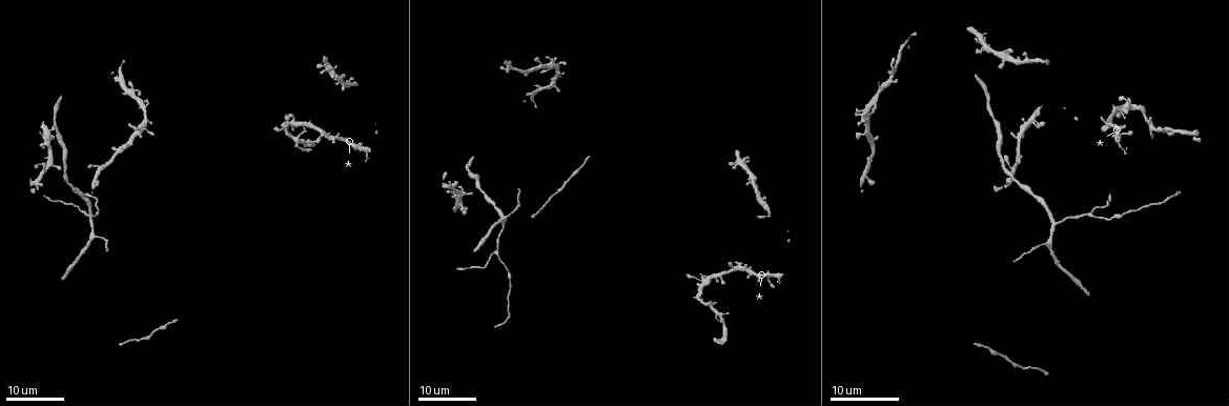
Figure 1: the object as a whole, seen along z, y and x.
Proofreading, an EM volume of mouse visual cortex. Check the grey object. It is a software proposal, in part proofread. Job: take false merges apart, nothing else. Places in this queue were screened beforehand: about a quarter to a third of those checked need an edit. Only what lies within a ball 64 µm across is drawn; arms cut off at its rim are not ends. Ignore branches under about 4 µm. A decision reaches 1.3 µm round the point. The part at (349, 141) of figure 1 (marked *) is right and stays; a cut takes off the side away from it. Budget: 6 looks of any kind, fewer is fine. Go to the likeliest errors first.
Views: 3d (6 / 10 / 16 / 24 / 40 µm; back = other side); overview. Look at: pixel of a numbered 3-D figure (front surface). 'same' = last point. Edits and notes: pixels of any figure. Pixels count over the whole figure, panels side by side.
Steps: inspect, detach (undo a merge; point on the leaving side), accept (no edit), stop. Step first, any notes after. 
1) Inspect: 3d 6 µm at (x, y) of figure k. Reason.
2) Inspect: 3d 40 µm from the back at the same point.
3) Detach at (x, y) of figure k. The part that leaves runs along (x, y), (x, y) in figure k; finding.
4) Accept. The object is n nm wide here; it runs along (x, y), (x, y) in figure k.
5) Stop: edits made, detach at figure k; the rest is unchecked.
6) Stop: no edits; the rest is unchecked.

Inspect: 3d 16 µm at (1045, 245) of figure 1. Three arms meet.

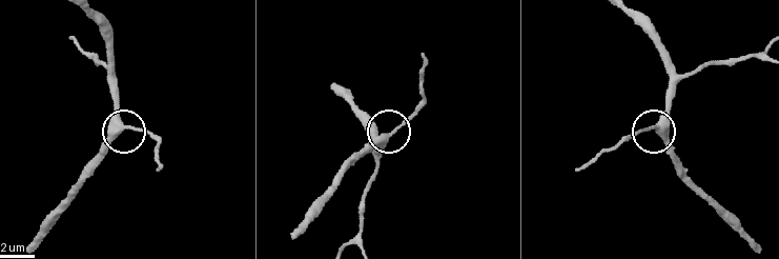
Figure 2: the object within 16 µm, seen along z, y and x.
Inspect: 3d 10 µm at (388, 136) of figure 2.

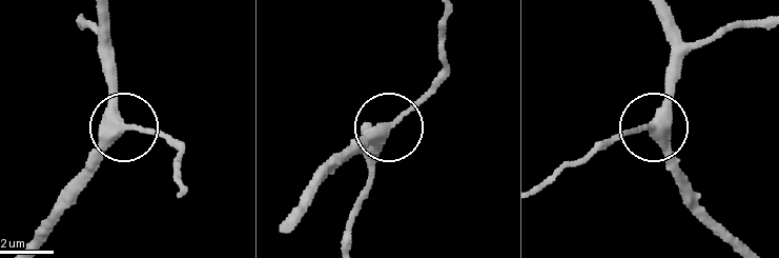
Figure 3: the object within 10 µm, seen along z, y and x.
Accept. 3 arms meet here; continuous, no second neuron.

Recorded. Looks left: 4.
Inspect: 3d 16 µm at (703, 282) of figure 1.

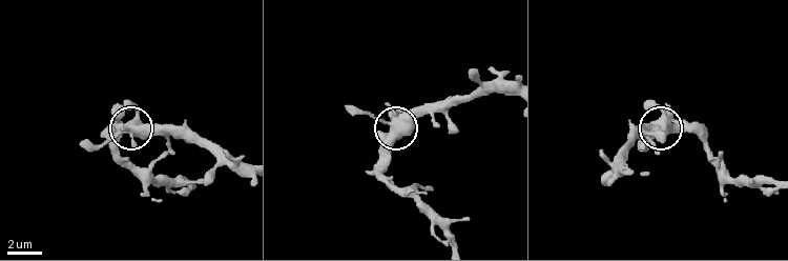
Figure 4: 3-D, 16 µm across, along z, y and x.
Inspect: 3d 6 µm at (392, 129) of figure 4.

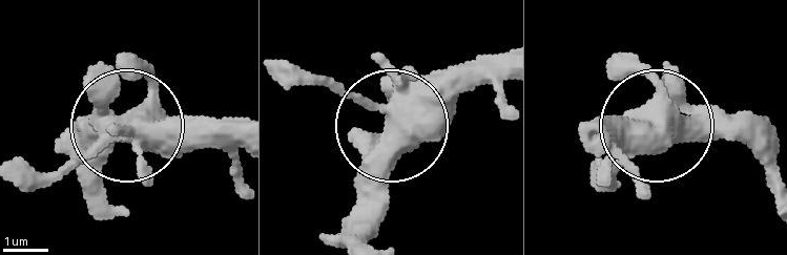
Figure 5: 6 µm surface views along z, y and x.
Accept. One neuron here.

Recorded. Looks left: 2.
Inspect: 3d 16 µm at (1090, 213) of figure 1. Arms part here.

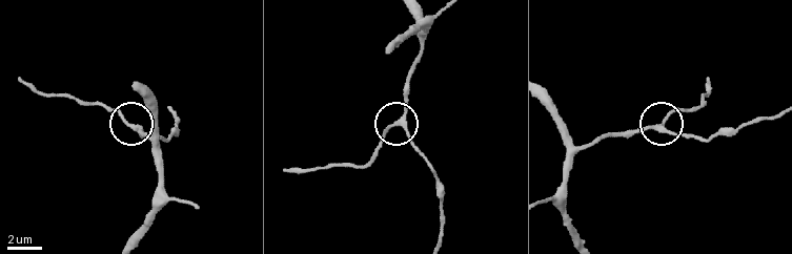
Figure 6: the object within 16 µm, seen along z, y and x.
Inspect: 3d 10 µm at (398, 124) of figure 6.

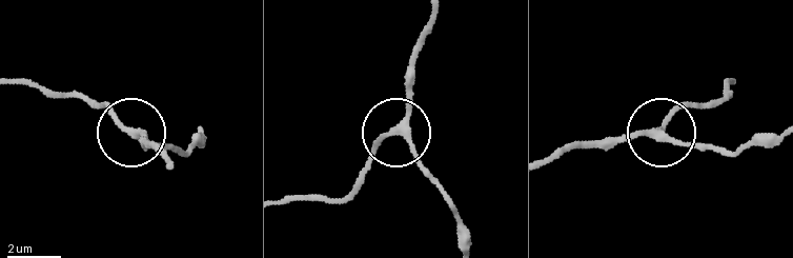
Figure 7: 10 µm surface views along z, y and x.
Accept. 3 arms meet here; one neuron here.

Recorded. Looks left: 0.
Stop: no edits; the rest is unchecked.

